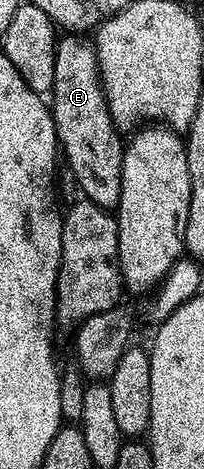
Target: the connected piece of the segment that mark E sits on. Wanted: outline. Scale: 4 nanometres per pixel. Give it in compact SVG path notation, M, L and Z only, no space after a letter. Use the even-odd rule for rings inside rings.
M64 35L57 40L50 108L63 160L64 157L68 160L72 177L84 192L81 193L83 200L93 201L98 207L112 211L122 199L125 142L108 110L104 85L100 82L96 46L86 38L84 35Z

